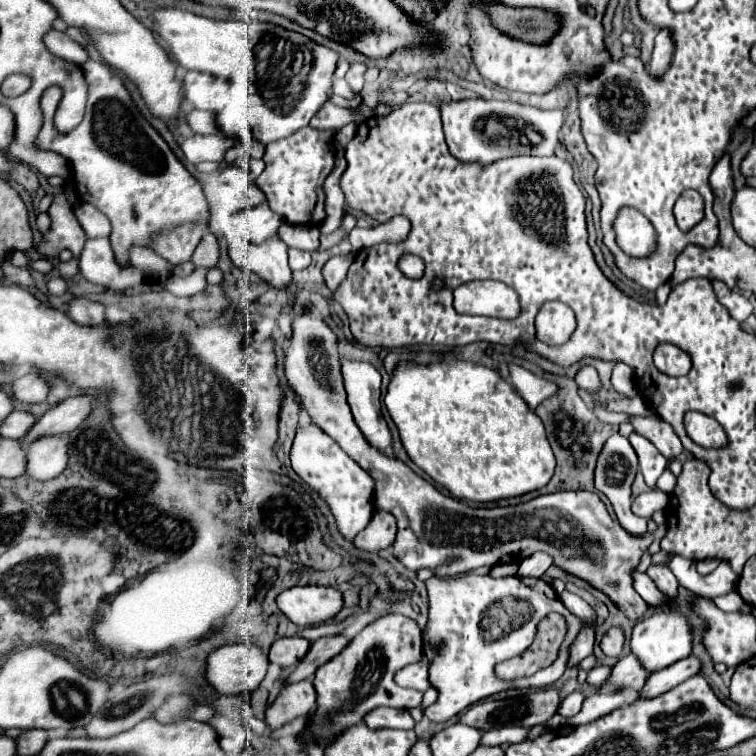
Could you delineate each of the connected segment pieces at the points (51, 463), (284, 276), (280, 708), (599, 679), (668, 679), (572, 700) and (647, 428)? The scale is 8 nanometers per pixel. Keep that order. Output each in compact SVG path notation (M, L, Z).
M41 437L27 447L25 473L35 481L57 477L67 465L67 437Z
M275 237L265 241L263 245L251 245L249 251L231 245L229 257L237 265L263 277L271 287L279 291L289 291L293 275L287 263L287 245L281 239Z
M309 679L299 681L297 685L289 685L289 689L285 689L265 711L267 737L271 737L271 733L281 725L309 713L315 707L315 699L317 693Z
M593 667L589 673L587 673L587 683L593 685L593 687L599 687L605 683L605 677L609 675L609 667Z
M687 657L687 659L681 659L657 673L651 673L643 685L643 689L639 689L635 693L635 699L655 699L659 695L663 695L665 691L673 689L675 685L679 685L681 681L693 677L699 673L699 659L697 657Z
M573 691L571 695L567 695L567 697L563 699L563 703L561 703L561 707L559 707L559 713L561 713L563 717L573 717L573 715L579 713L581 703L583 703L581 691Z
M629 415L629 421L635 425L635 429L647 437L667 459L669 457L679 457L683 453L683 445L677 437L677 433L673 431L673 427L669 423L665 423L659 417L637 417L637 415Z

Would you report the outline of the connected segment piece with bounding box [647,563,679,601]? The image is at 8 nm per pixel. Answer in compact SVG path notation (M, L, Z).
M661 563L661 565L649 565L647 575L657 583L657 587L659 587L661 591L665 591L665 593L671 597L671 601L675 599L679 583L677 583L677 577L673 575L673 571L671 571L665 563Z

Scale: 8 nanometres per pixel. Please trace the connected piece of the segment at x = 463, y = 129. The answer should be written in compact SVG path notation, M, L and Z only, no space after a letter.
M479 97L441 103L439 109L449 151L461 161L487 165L513 155L553 155L559 145L563 125L561 111L541 111L513 101L487 101Z

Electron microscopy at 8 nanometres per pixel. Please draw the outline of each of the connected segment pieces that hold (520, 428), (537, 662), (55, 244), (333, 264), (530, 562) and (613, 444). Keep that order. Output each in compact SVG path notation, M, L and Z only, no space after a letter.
M439 361L429 365L403 363L395 369L385 405L413 463L457 499L489 503L519 497L545 487L555 475L557 463L543 421L505 379L483 365L467 361Z
M549 613L543 617L543 621L539 621L531 647L527 647L523 655L495 665L495 675L503 681L511 681L533 675L537 669L547 667L557 657L557 649L565 637L565 631L565 619L559 613Z
M65 193L57 195L49 207L51 215L51 231L43 235L43 241L39 245L39 251L43 255L59 255L59 251L69 249L75 257L79 257L87 235L81 229L73 209L65 201Z
M341 255L341 257L333 257L325 267L323 267L323 277L325 277L325 285L335 291L347 277L347 269L353 263L353 255Z
M535 553L519 565L519 577L541 577L551 563L553 559L547 553Z
M613 433L605 441L605 445L603 445L603 449L601 449L599 457L597 457L595 489L599 493L603 493L611 501L611 505L613 505L613 509L617 513L617 521L621 523L621 527L629 529L633 535L641 535L641 533L647 531L647 519L643 519L643 517L639 517L639 515L635 515L631 511L631 501L633 501L633 497L631 497L631 485L635 481L637 471L639 471L639 463L637 463L637 455L635 455L631 443L627 441L627 437L619 435L619 433Z

